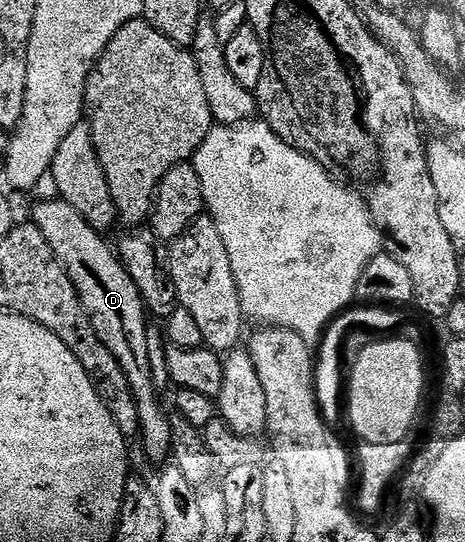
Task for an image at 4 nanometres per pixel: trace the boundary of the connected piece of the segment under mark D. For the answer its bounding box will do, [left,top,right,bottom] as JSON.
[31,199,172,462]

